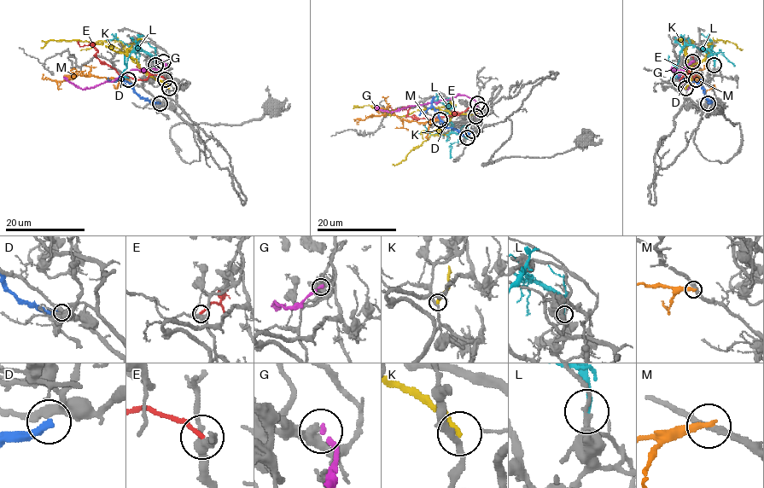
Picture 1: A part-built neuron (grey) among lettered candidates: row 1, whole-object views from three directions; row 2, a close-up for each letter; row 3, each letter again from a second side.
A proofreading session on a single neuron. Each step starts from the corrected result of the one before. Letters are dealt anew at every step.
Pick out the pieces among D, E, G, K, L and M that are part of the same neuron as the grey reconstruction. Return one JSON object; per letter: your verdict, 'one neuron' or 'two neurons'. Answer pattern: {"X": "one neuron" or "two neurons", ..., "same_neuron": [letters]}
{"D": "two neurons", "E": "two neurons", "G": "two neurons", "K": "two neurons", "L": "two neurons", "M": "two neurons", "same_neuron": []}

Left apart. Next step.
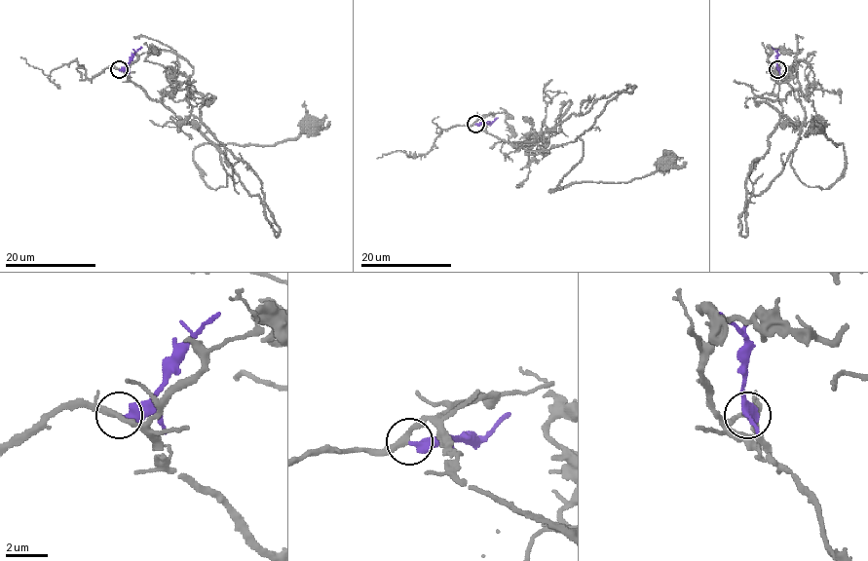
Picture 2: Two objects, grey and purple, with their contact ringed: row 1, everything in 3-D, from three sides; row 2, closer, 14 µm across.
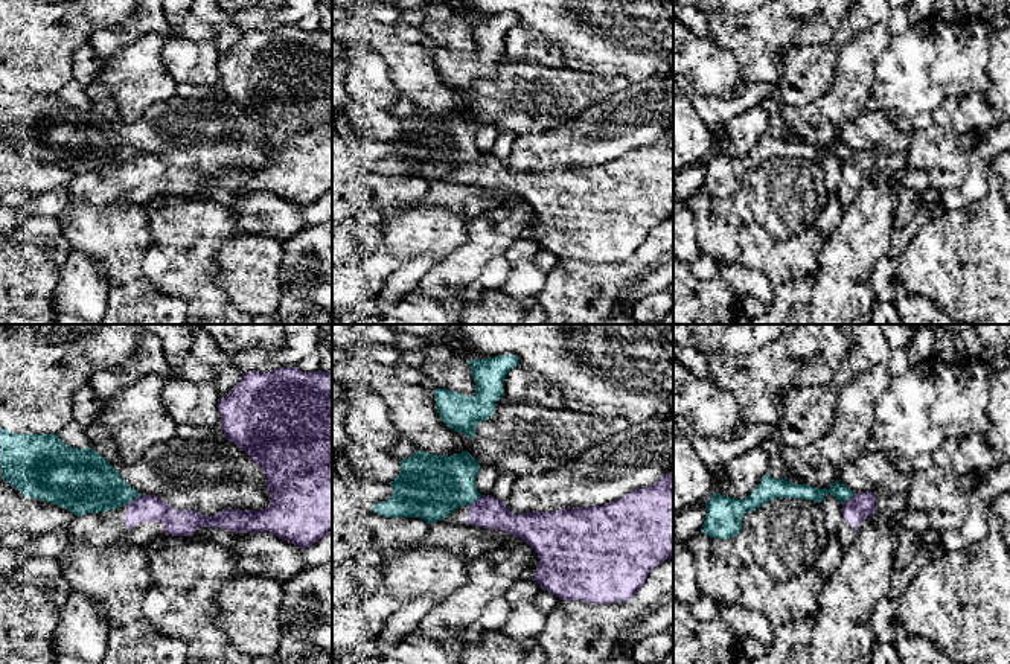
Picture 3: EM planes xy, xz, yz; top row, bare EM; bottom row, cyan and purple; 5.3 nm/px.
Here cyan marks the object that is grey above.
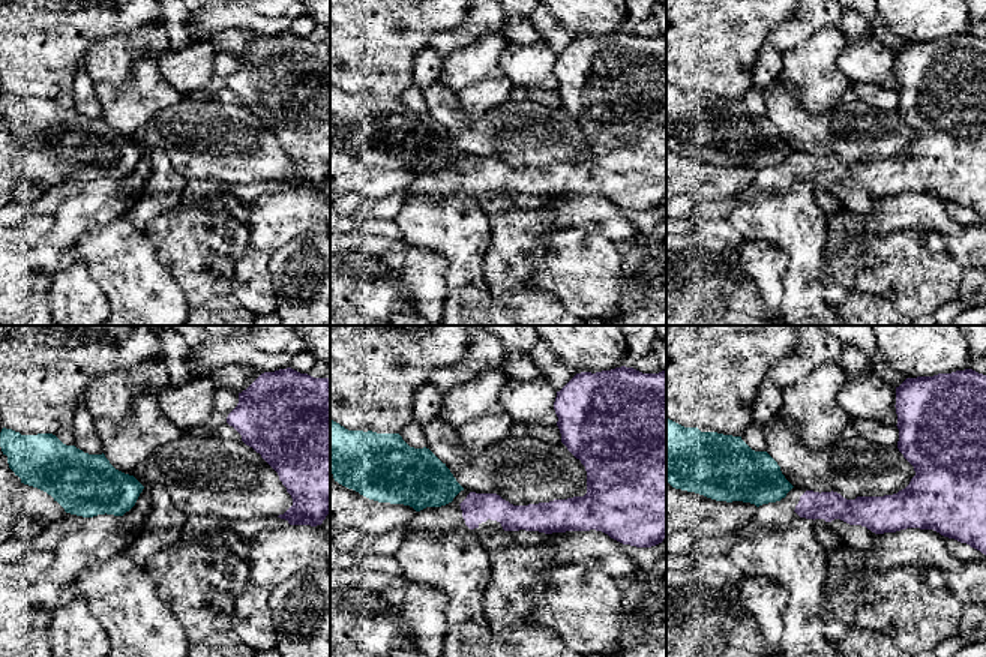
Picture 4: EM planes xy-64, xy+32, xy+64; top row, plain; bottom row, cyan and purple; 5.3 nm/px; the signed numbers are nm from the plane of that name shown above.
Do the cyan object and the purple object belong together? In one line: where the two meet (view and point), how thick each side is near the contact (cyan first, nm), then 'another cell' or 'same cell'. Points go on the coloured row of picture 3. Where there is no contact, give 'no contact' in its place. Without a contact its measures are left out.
xy (133, 498) | 300/140 nm | another cell

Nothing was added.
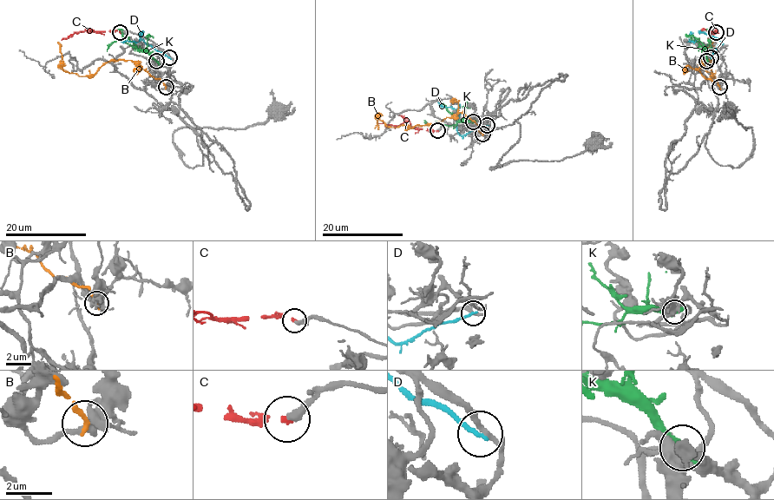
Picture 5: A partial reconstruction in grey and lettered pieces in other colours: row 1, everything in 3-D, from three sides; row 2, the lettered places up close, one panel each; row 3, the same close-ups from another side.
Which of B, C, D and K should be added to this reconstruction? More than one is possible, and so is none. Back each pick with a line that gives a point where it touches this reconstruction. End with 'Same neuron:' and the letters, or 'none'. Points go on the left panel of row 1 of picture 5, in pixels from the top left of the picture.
C: Touches grey at (120, 32)
Same neuron: C

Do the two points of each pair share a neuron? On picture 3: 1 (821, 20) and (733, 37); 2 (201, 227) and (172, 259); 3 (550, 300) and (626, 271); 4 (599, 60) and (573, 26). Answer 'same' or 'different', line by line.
1: same
2: same
3: same
4: same

